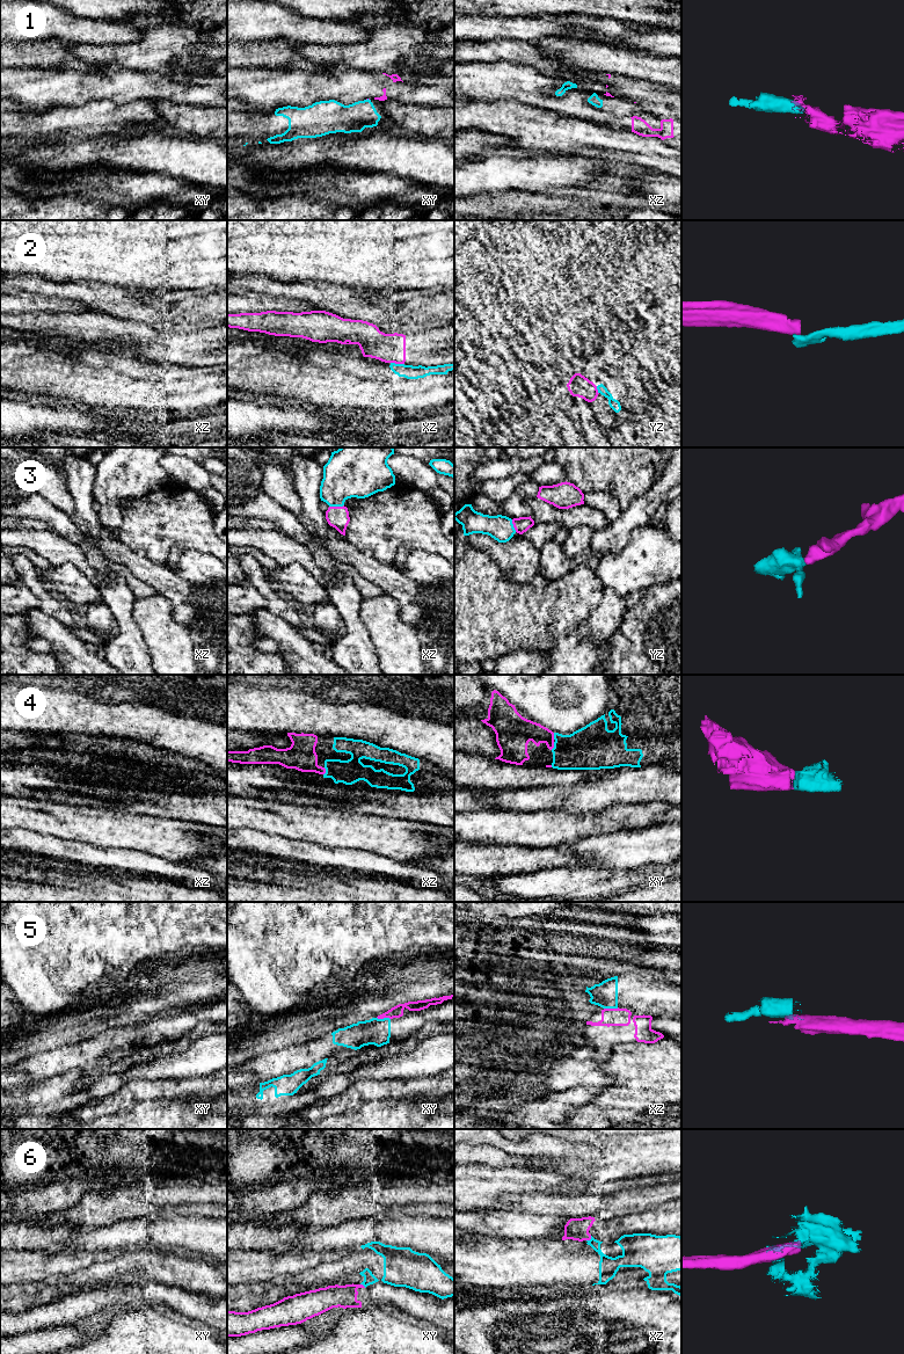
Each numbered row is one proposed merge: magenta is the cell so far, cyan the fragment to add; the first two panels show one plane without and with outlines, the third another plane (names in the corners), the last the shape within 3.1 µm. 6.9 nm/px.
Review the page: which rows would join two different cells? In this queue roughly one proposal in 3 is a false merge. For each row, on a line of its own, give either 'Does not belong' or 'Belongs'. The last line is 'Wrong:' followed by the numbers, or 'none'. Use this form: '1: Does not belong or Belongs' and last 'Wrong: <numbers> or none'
1: Does not belong
2: Does not belong
3: Belongs
4: Belongs
5: Does not belong
6: Does not belong
Wrong: 1, 2, 5, 6

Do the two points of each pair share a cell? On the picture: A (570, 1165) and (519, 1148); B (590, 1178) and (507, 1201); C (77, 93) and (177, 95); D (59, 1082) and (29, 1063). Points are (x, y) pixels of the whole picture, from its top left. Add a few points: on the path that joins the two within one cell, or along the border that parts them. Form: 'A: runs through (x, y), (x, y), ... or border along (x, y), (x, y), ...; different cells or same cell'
A: runs through (558, 1155), (548, 1154), (539, 1148), (532, 1148); same cell
B: border along (585, 1192), (592, 1194); different cells
C: runs through (102, 87), (152, 87); same cell
D: runs through (63, 1071), (55, 1063), (39, 1063); same cell

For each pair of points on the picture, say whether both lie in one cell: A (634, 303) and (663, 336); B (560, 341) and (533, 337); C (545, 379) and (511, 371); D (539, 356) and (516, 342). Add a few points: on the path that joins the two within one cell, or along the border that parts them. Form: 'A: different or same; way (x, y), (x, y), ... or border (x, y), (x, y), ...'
A: same; way (644, 308), (651, 311), (664, 326)
B: different; border (529, 326), (537, 329), (555, 348)
C: different; border (522, 366), (520, 383), (526, 390)
D: same; way (533, 350), (522, 343)

